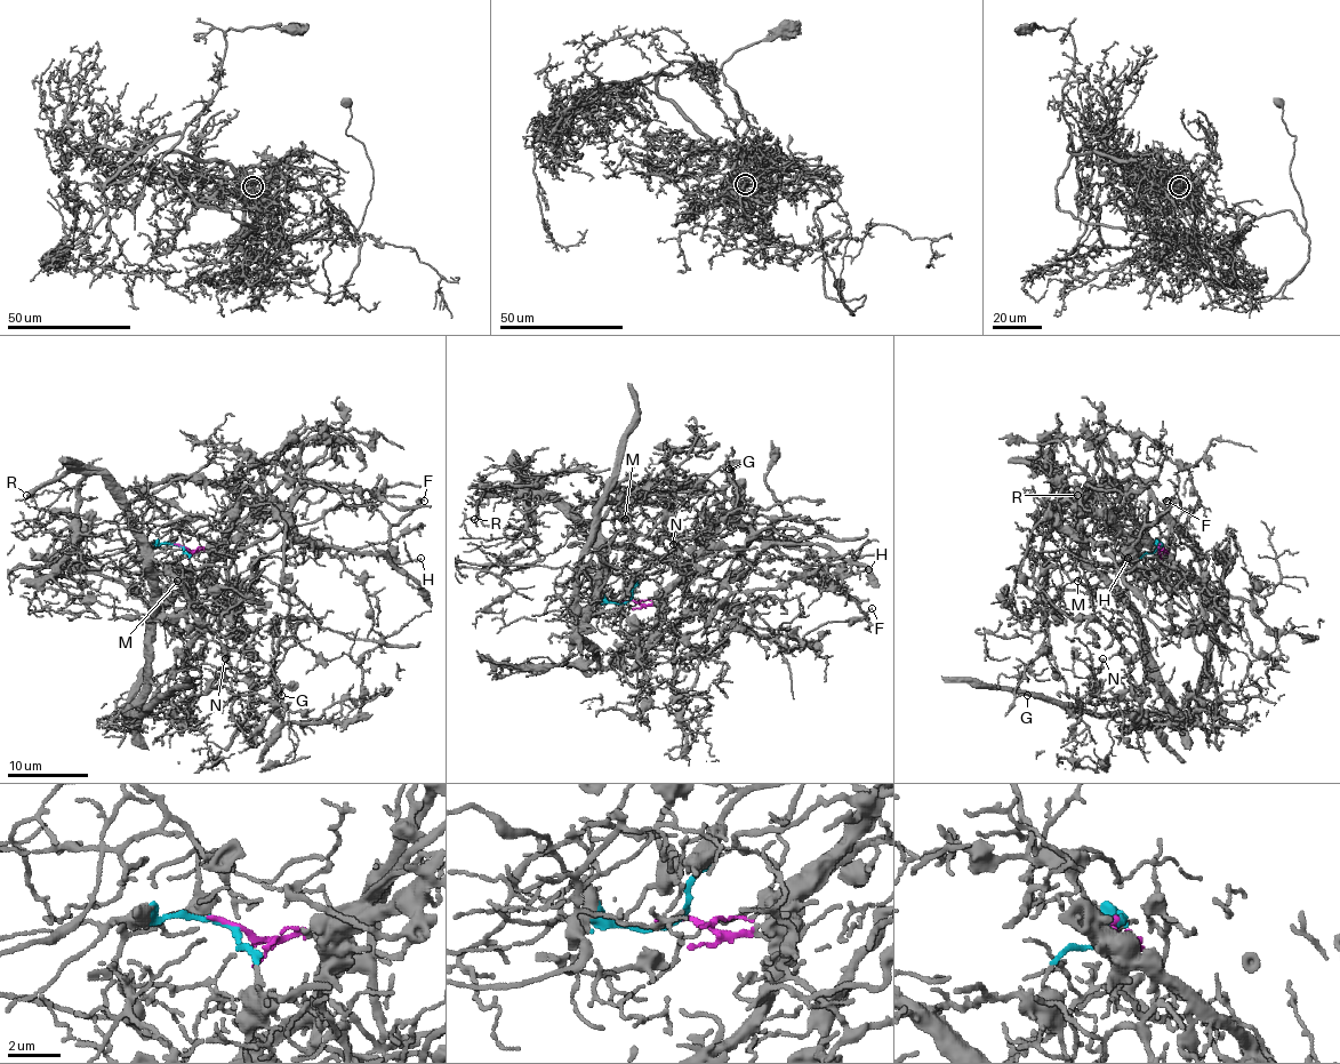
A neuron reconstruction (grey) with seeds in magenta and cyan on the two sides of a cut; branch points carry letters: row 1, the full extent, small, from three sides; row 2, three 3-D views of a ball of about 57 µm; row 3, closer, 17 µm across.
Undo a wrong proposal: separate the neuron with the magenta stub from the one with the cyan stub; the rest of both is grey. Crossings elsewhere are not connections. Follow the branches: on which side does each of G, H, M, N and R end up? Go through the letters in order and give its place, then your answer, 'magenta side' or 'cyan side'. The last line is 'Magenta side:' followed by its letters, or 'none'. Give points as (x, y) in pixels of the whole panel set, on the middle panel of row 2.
G: (729, 469) | magenta side
H: (868, 569) | cyan side
M: (625, 519) | magenta side
N: (673, 544) | magenta side
R: (474, 519) | magenta side
Magenta side: G, M, N, R

